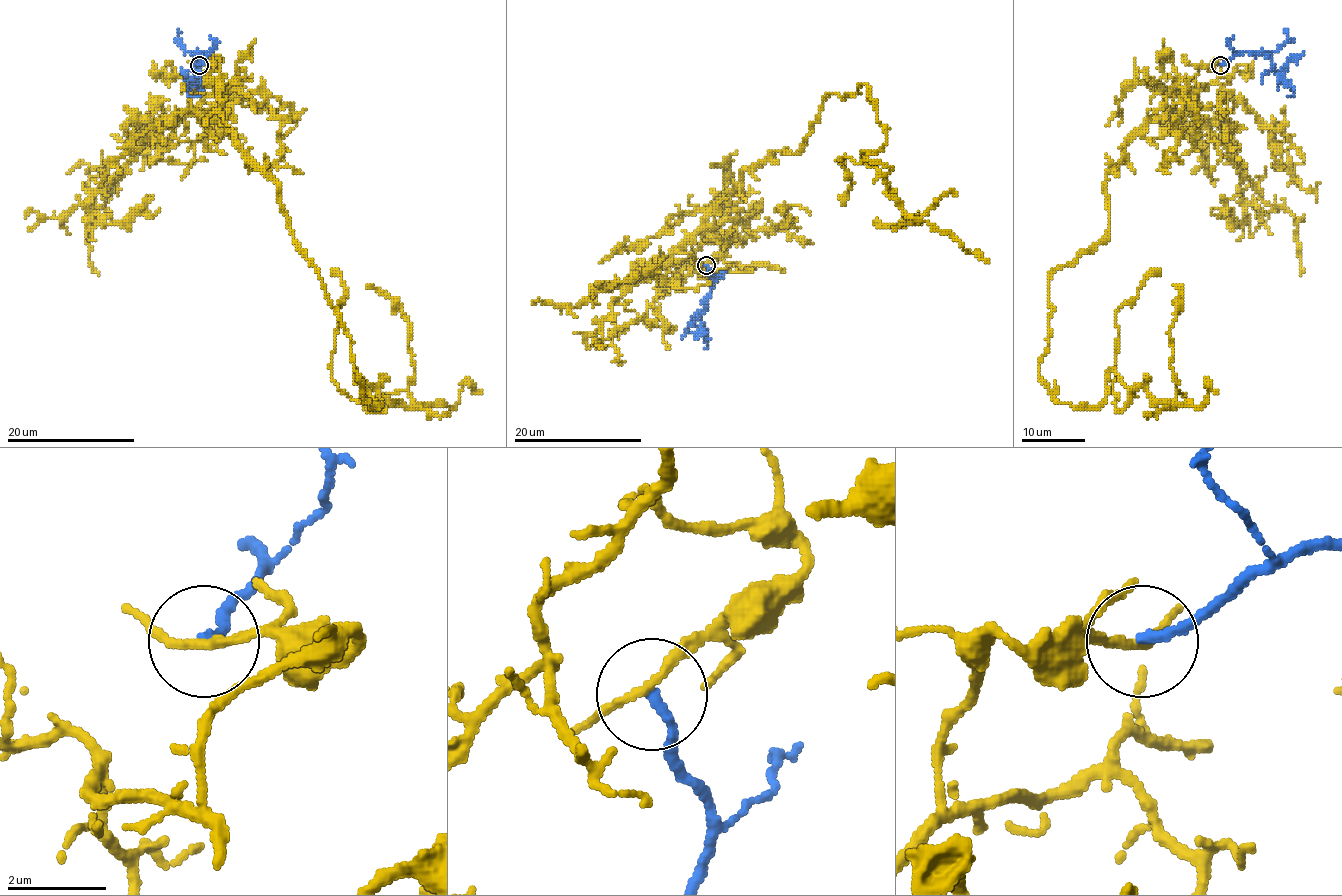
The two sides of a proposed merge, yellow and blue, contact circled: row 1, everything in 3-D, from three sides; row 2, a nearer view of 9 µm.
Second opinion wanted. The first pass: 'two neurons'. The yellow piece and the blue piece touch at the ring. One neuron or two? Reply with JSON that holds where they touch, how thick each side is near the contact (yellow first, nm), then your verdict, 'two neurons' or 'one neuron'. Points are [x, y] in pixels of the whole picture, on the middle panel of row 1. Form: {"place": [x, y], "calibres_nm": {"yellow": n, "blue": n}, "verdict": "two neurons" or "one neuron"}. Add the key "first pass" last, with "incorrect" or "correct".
{"place": [706, 265], "calibres_nm": {"yellow": 160, "blue": 200}, "verdict": "two neurons", "first pass": "correct"}

